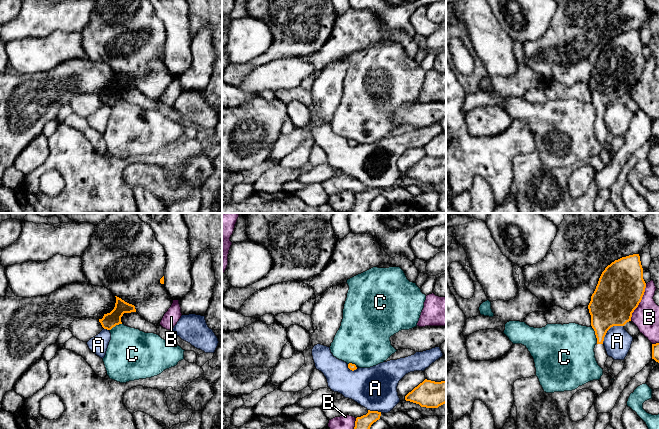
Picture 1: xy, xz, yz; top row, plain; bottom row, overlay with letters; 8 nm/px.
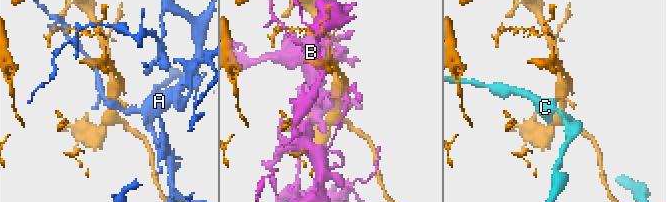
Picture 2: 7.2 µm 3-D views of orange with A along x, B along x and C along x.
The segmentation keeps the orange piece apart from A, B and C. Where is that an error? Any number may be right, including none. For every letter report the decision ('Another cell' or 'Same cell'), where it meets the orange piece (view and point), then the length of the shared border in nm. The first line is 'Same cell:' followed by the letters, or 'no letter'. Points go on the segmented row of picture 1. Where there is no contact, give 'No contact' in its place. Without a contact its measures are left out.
Same cell: no letter
A: Another cell. Touches orange at yz (609, 328). Shared border 220 nm
B: Another cell. Touches orange at yz (640, 301). Shared border 320 nm
C: Another cell. Touches orange at yz (595, 334). Shared border 150 nm

